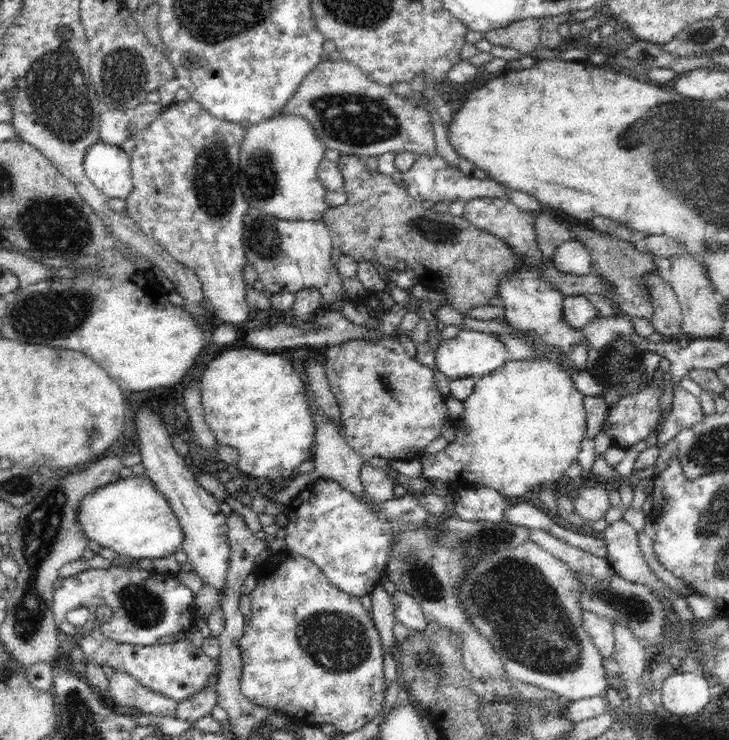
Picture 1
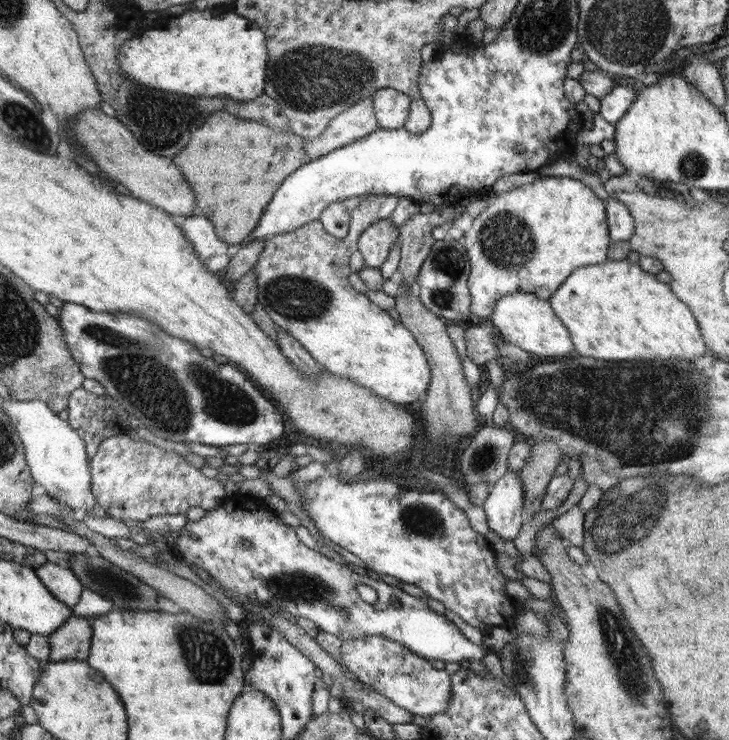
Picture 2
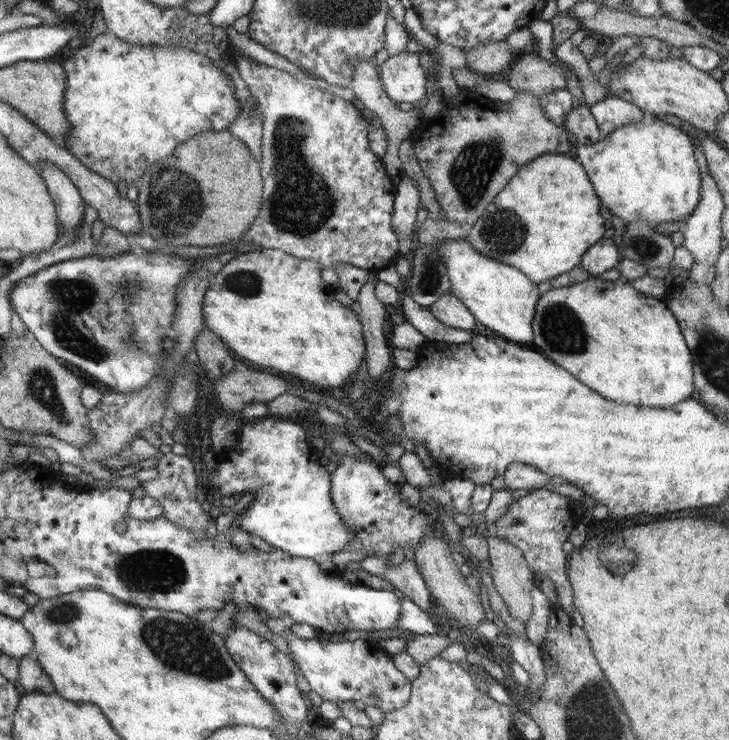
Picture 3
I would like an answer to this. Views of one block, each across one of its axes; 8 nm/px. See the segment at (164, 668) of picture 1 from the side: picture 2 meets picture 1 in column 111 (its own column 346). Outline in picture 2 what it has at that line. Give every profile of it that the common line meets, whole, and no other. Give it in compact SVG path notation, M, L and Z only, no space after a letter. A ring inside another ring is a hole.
M380 635L358 637L343 640L340 652L342 664L356 675L360 683L414 715L442 715L453 702L452 675L444 668L437 669L431 661L398 644L398 641Z

